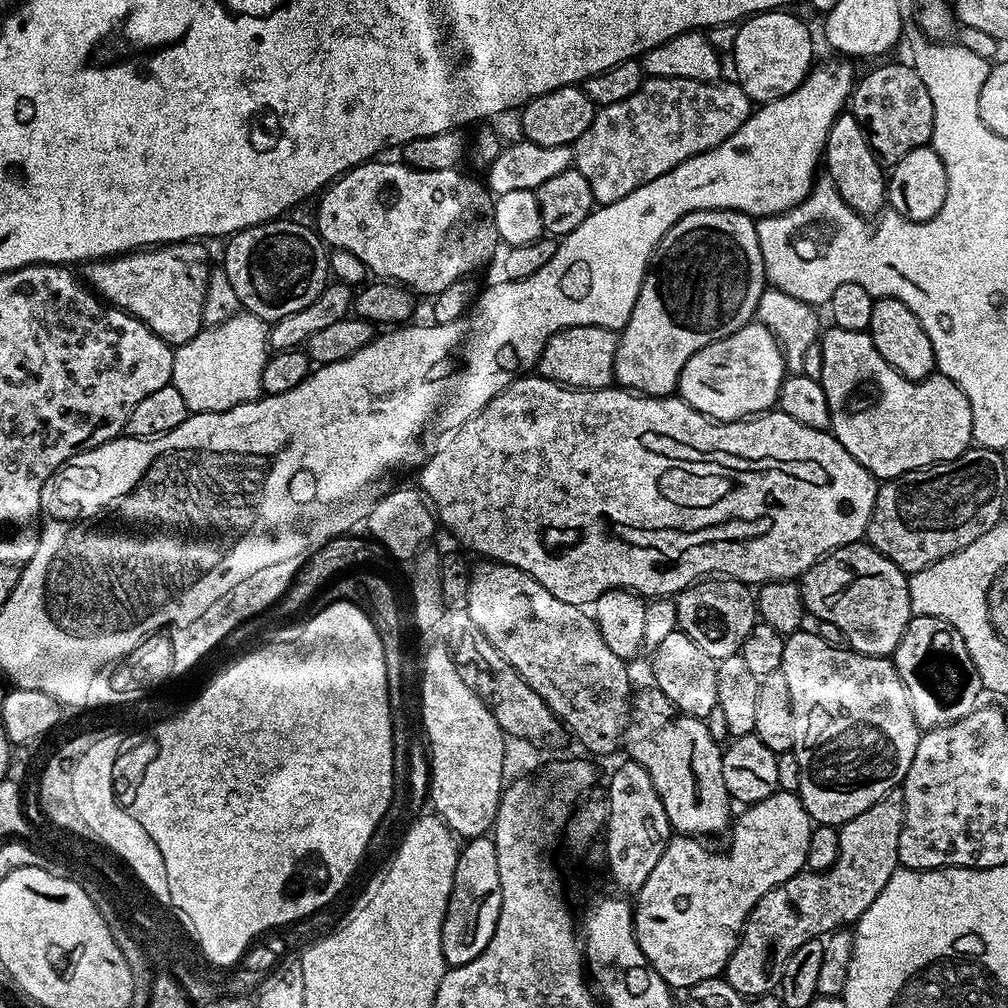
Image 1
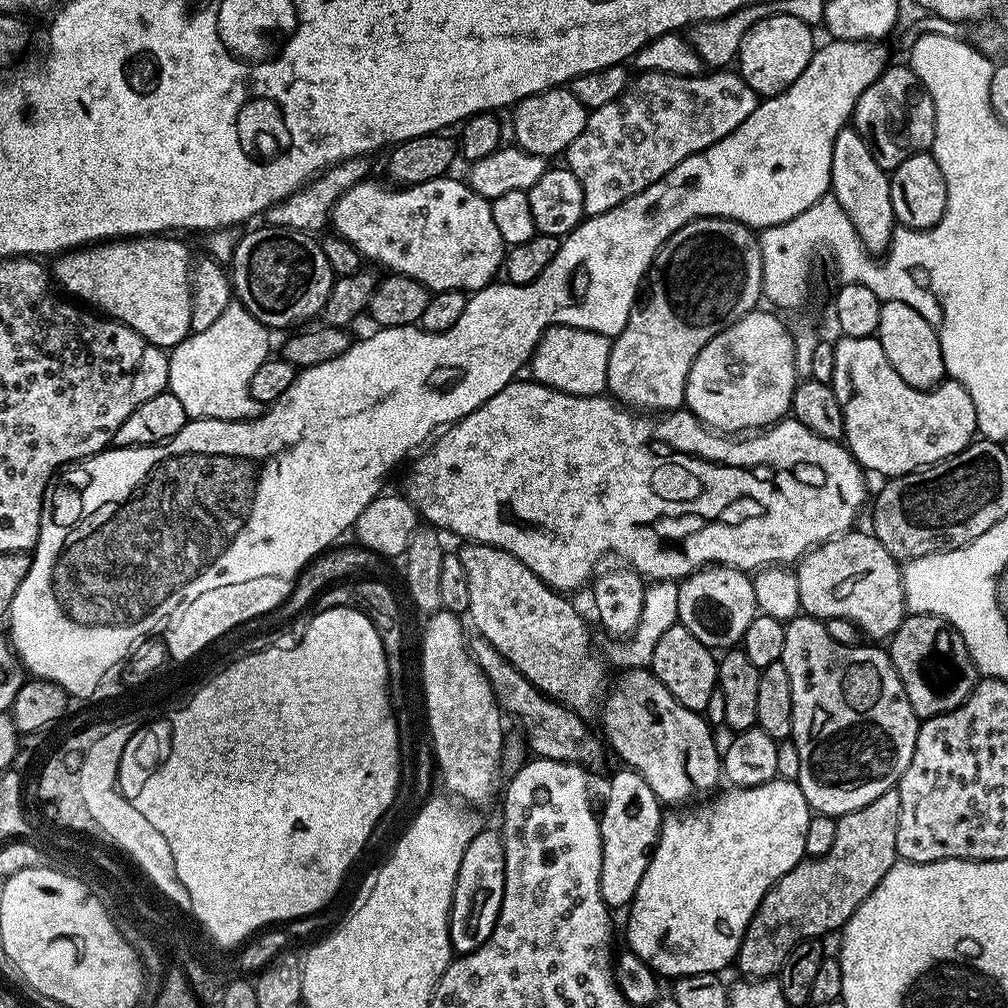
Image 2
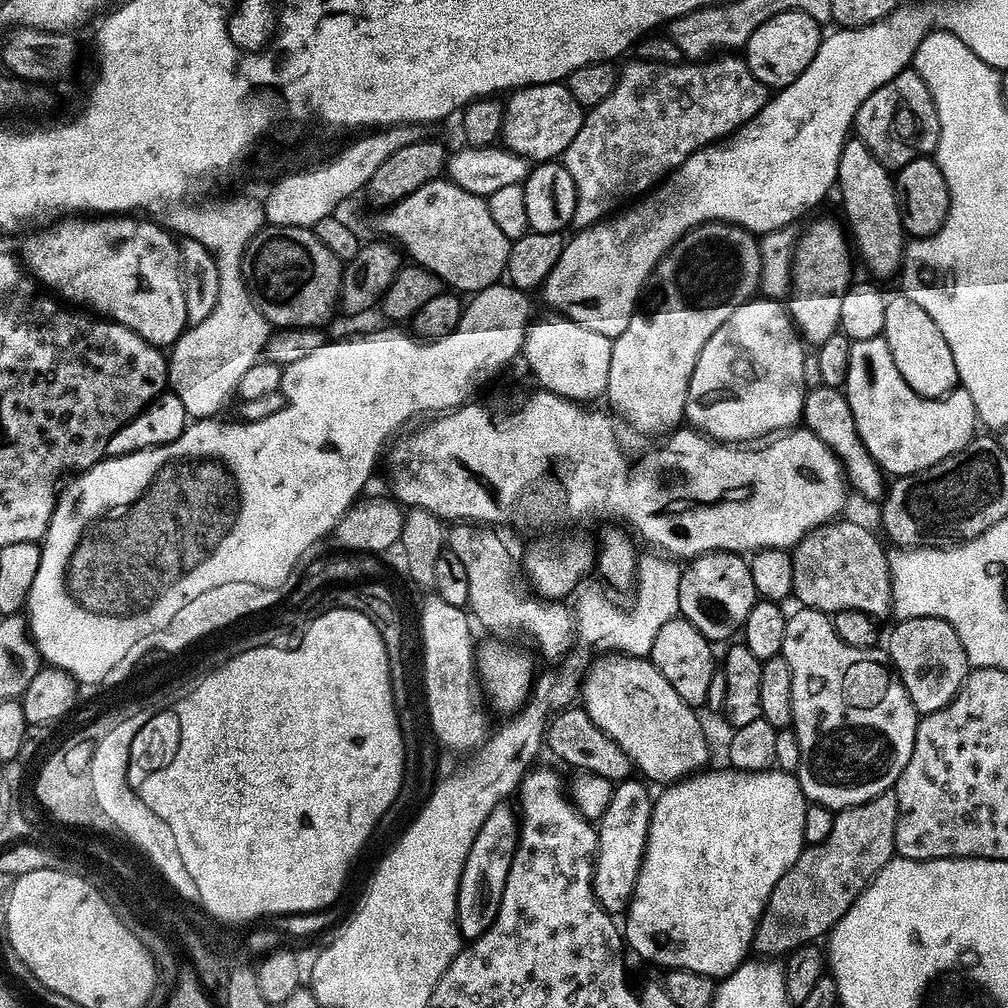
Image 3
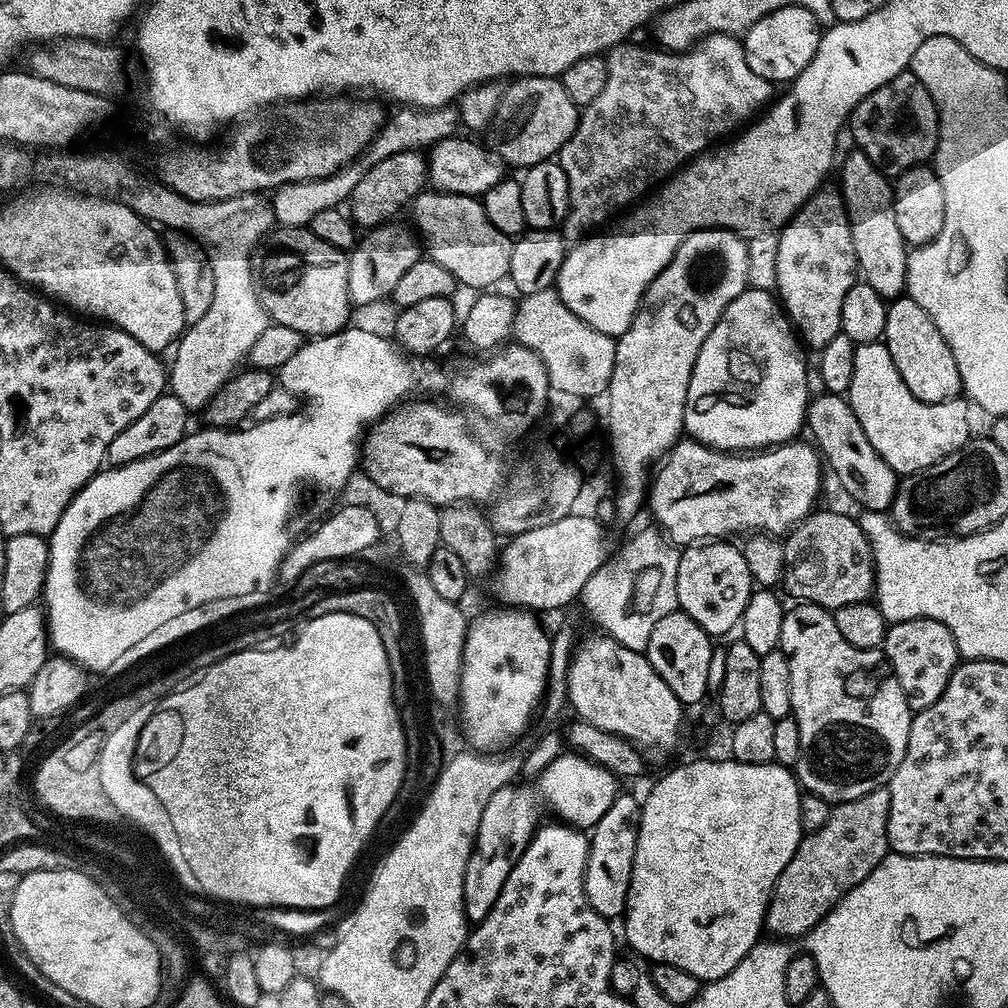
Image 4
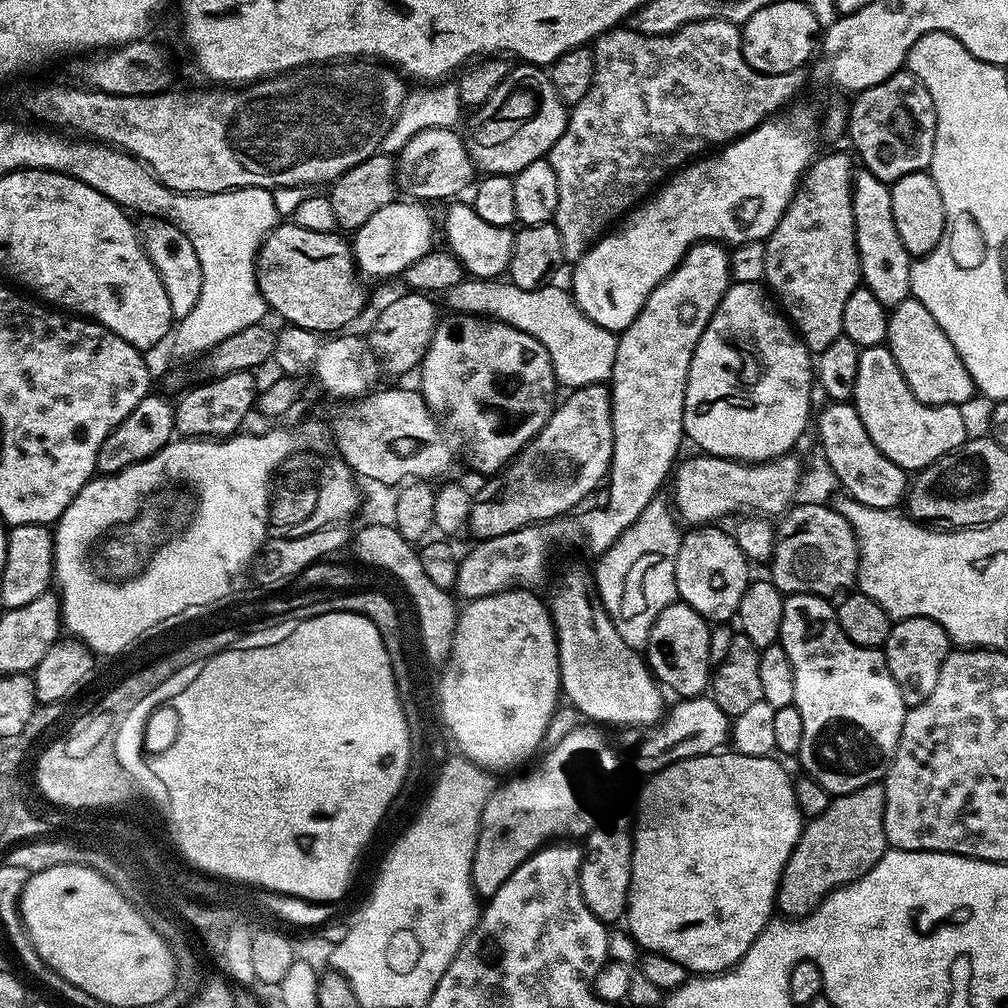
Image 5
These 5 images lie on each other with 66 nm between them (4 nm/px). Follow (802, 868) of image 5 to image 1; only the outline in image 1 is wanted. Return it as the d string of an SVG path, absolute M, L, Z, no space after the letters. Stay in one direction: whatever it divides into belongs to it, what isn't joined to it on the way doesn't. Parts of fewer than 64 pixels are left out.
M903 787L892 788L870 810L862 810L862 814L839 825L838 858L834 866L824 872L800 872L770 890L752 907L740 932L740 941L728 960L728 984L745 998L775 993L780 987L784 963L802 942L855 925L898 871L898 838L903 825Z

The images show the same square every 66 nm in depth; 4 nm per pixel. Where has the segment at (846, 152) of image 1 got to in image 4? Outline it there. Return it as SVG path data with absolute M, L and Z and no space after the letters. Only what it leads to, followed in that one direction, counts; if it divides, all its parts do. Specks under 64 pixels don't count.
M852 150L840 168L838 191L844 197L844 209L848 211L848 220L852 224L856 267L863 283L884 297L885 301L897 299L905 291L908 282L909 249L894 218L894 188L889 177L879 172L864 152Z

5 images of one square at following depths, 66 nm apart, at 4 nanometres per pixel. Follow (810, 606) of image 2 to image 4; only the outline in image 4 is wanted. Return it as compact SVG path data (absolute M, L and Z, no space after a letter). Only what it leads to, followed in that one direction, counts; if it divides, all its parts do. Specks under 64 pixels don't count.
M813 510L787 533L783 541L782 588L793 596L793 601L817 604L829 610L868 600L874 592L876 569L872 562L872 547L860 528L859 519L851 520L840 512L820 511Z

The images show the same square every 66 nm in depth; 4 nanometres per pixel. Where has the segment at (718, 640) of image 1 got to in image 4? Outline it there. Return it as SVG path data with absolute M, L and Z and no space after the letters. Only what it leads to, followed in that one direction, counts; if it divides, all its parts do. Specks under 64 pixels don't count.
M701 542L685 547L680 552L678 562L678 578L676 579L676 602L679 611L694 618L702 630L706 630L713 638L724 636L735 629L742 618L742 610L746 610L746 602L752 597L754 581L750 574L750 566L746 566L746 558L739 547L732 542Z

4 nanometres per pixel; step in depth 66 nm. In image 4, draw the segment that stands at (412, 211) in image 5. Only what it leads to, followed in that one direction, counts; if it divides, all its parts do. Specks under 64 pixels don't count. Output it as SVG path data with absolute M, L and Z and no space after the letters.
M396 222L385 223L383 226L371 229L364 236L361 235L355 247L347 253L346 286L348 299L353 305L376 304L383 296L384 299L391 297L394 285L398 282L398 278L402 278L403 271L421 259L422 252L413 233L403 232L398 225L392 223Z

